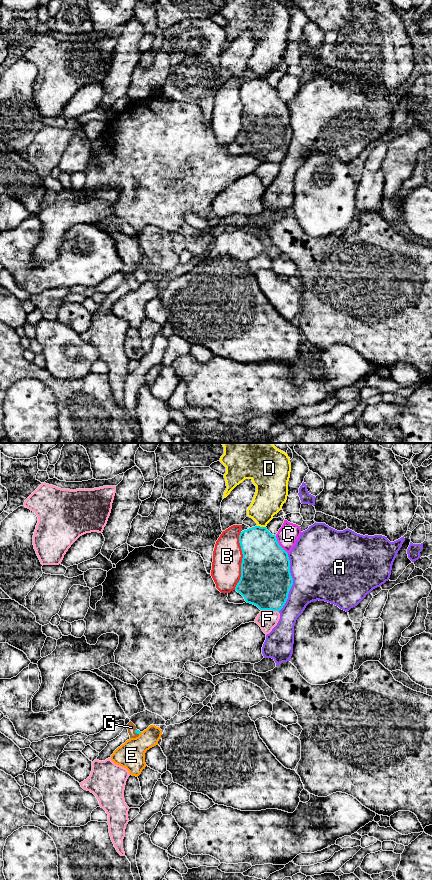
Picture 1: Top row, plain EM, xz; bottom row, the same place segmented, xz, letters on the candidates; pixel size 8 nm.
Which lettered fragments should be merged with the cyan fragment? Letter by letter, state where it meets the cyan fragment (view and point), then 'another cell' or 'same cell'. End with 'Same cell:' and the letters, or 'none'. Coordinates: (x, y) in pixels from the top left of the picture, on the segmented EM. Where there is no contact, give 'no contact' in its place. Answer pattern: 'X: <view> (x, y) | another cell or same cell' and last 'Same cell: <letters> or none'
A: xz (292, 582) | another cell
B: xz (242, 561) | another cell
C: xz (279, 545) | another cell
D: xz (261, 527) | another cell
E: no contact | another cell
F: xz (270, 609) | another cell
G: xz (136, 732) | same cell
Same cell: G

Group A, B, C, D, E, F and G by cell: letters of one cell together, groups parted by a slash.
A / B / C / D / E / F / G

